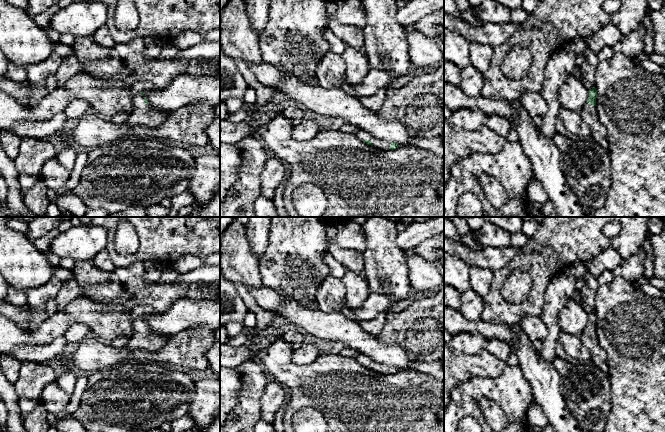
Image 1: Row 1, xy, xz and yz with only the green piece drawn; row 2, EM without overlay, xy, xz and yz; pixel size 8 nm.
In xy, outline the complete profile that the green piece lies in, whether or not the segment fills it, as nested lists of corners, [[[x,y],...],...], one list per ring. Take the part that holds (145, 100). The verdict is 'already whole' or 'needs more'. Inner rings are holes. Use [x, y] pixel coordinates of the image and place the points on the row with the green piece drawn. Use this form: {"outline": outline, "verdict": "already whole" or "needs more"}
{"outline": [[[143,92],[134,96],[133,109],[125,122],[130,126],[143,125],[151,128],[158,127],[166,119],[169,112],[153,108]]], "verdict": "needs more"}

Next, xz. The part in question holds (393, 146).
{"outline": [[[358,130],[355,135],[364,143],[374,146],[380,150],[395,150],[399,147],[395,142],[378,140],[363,130]]], "verdict": "needs more"}

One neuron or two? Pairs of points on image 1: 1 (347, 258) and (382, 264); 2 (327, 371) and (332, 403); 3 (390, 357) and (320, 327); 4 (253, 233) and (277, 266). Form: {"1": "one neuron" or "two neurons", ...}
{"1": "two neurons", "2": "one neuron", "3": "one neuron", "4": "two neurons"}

